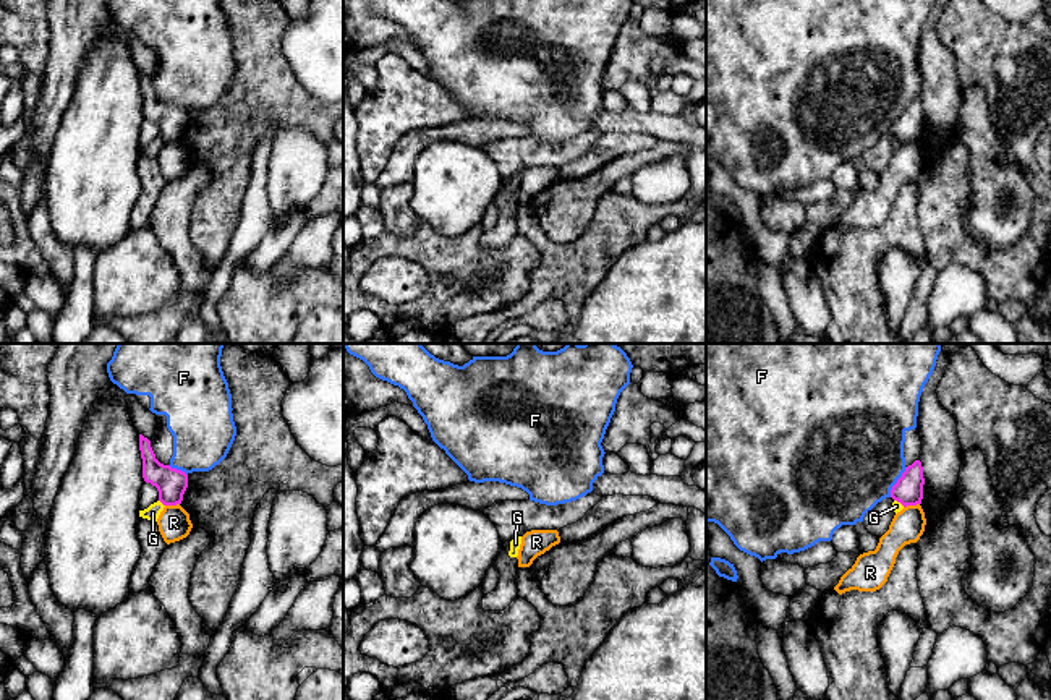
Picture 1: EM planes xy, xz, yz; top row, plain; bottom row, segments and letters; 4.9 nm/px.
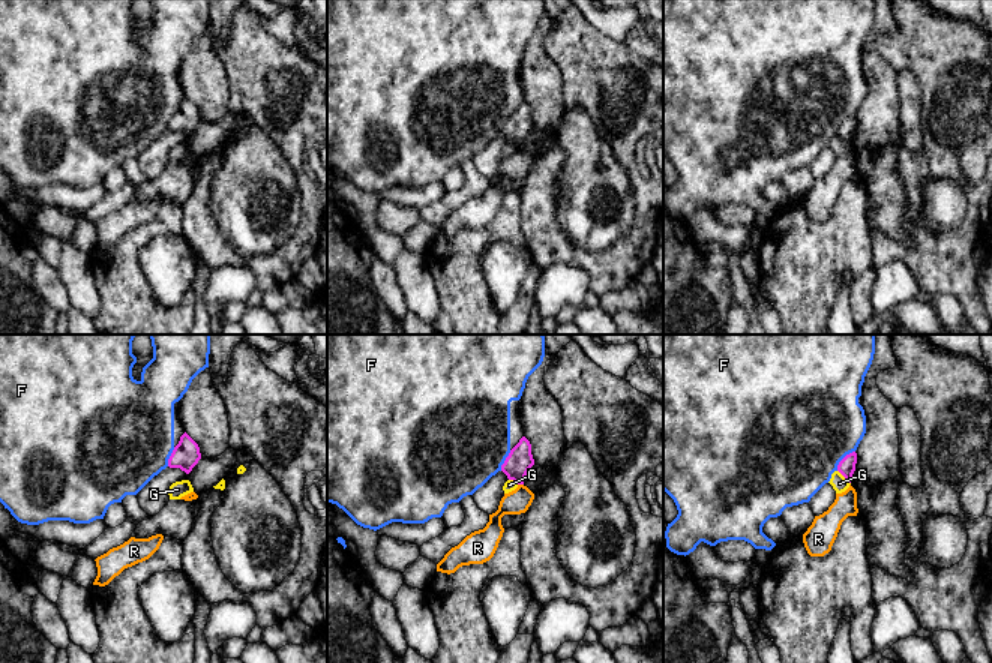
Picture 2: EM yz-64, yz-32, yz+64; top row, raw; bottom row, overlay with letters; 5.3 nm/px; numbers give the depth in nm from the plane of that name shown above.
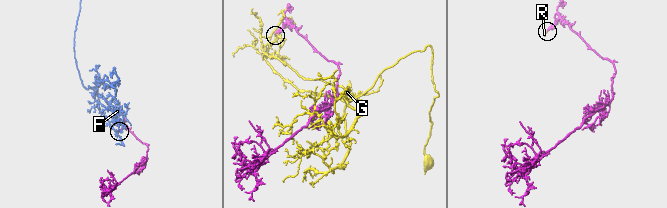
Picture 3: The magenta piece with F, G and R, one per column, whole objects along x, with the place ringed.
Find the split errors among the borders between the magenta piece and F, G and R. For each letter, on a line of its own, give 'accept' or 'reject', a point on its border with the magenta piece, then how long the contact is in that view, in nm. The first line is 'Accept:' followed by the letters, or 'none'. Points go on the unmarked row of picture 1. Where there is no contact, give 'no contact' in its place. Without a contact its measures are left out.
Accept: none
F: reject; contact yz (897, 119); length 180 nm
G: reject; contact xy (161, 138); length 50 nm
R: reject; contact yz (910, 141); length 80 nm

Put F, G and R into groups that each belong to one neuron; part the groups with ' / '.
F / G / R

